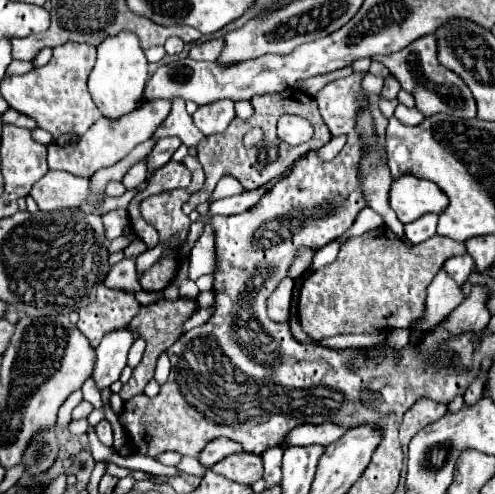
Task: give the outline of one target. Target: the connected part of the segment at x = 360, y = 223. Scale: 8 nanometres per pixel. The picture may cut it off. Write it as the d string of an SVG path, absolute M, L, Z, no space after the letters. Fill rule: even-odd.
M364 208L364 210L358 214L358 218L356 218L356 222L352 224L352 228L348 230L348 236L360 236L360 234L364 234L364 232L368 232L368 230L374 230L383 225L384 221L379 214L371 208Z

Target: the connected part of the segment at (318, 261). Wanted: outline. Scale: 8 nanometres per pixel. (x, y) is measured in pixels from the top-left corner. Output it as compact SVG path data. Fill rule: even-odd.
M327 244L322 250L318 250L311 265L312 272L315 272L320 267L330 264L330 262L338 256L340 246L342 246L342 244Z

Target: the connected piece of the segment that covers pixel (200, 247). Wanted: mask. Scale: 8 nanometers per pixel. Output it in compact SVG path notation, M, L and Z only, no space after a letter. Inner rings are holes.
M206 224L202 236L196 240L194 248L190 250L188 278L196 280L198 276L212 274L216 266L217 257L215 252L214 231L210 224Z

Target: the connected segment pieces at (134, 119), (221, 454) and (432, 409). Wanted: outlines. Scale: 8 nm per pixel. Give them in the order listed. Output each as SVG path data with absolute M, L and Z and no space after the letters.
M152 100L152 102L144 102L138 110L134 110L128 116L122 116L120 120L100 118L88 128L86 134L78 138L78 142L66 144L66 146L58 146L58 144L48 146L48 166L50 170L64 170L82 178L90 178L96 170L114 166L122 158L126 158L134 146L148 140L156 132L156 128L166 120L168 114L170 114L168 100Z
M216 438L216 440L212 440L212 442L200 452L198 460L200 460L200 464L202 464L204 468L212 468L216 462L220 462L222 458L226 458L228 454L240 452L240 450L242 450L242 446L240 446L238 442L232 442L232 440L228 440L228 438Z
M420 398L413 406L412 410L406 412L404 422L400 426L400 442L405 457L407 460L408 445L412 436L416 432L420 432L424 426L440 420L444 414L448 412L448 404L435 402L427 398Z

